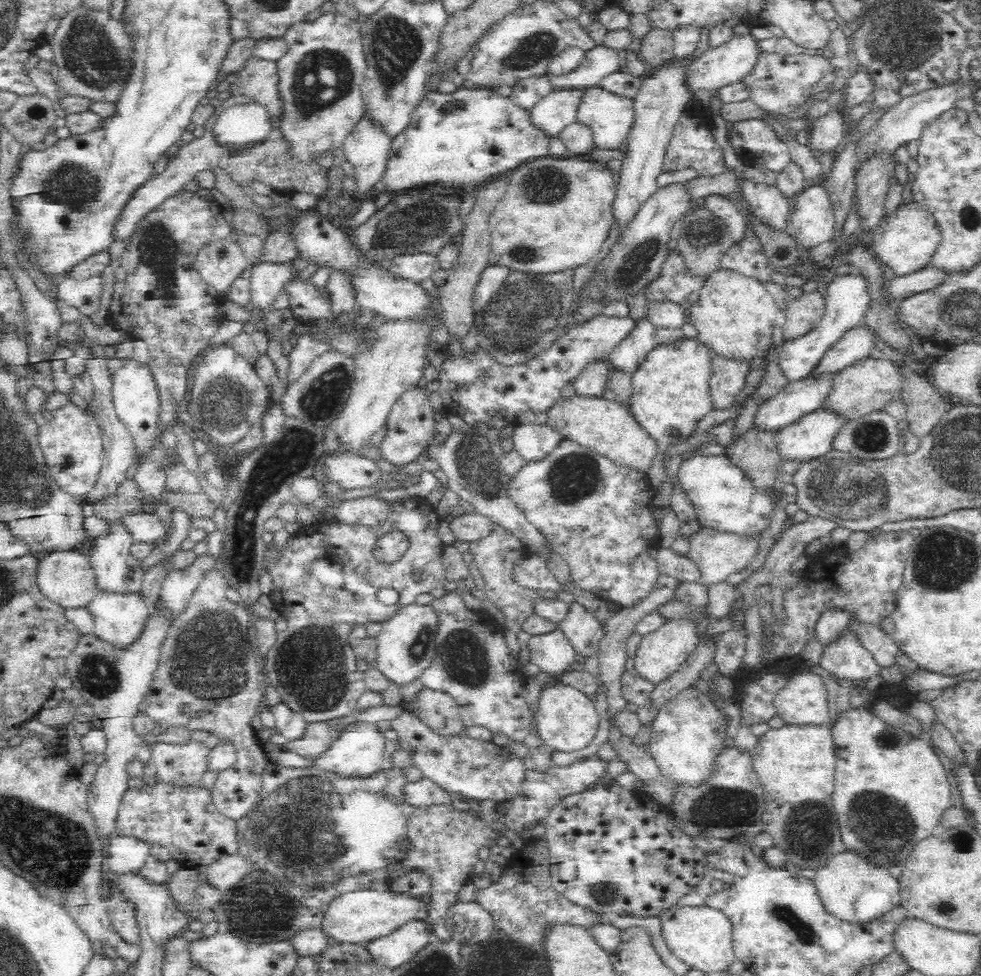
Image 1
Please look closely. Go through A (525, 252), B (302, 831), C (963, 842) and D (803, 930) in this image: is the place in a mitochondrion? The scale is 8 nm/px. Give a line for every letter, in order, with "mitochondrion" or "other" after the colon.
A: mitochondrion
B: mitochondrion
C: other
D: mitochondrion

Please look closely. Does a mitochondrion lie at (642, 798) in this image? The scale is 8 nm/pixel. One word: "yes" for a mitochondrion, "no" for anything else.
no

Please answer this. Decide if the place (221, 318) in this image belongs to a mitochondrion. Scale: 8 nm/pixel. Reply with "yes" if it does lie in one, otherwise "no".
no

